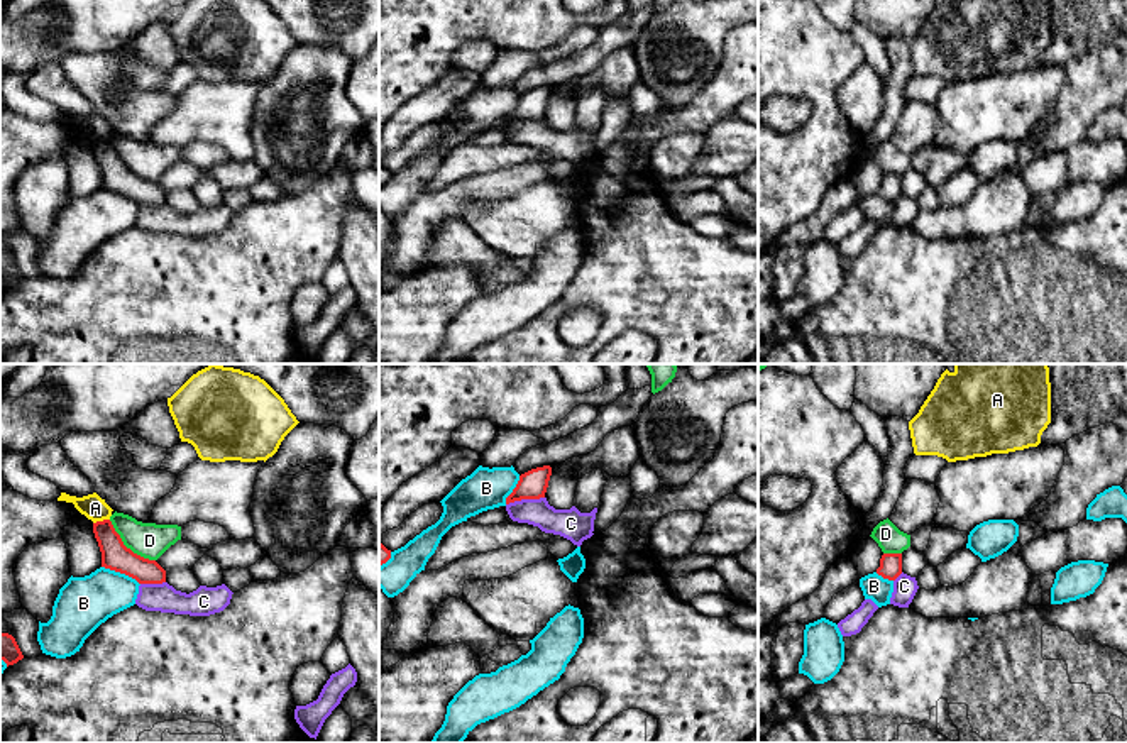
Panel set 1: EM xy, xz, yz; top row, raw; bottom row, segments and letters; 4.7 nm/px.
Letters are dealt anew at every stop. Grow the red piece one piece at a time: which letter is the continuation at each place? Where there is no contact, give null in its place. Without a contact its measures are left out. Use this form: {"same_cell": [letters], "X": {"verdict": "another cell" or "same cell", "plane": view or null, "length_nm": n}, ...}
{"same_cell": [], "A": {"verdict": "another cell", "plane": "xy", "length_nm": 80}, "B": {"verdict": "another cell", "plane": "xy", "length_nm": 200}, "C": {"verdict": "another cell", "plane": "xz", "length_nm": 190}, "D": {"verdict": "another cell", "plane": "xy", "length_nm": 300}}

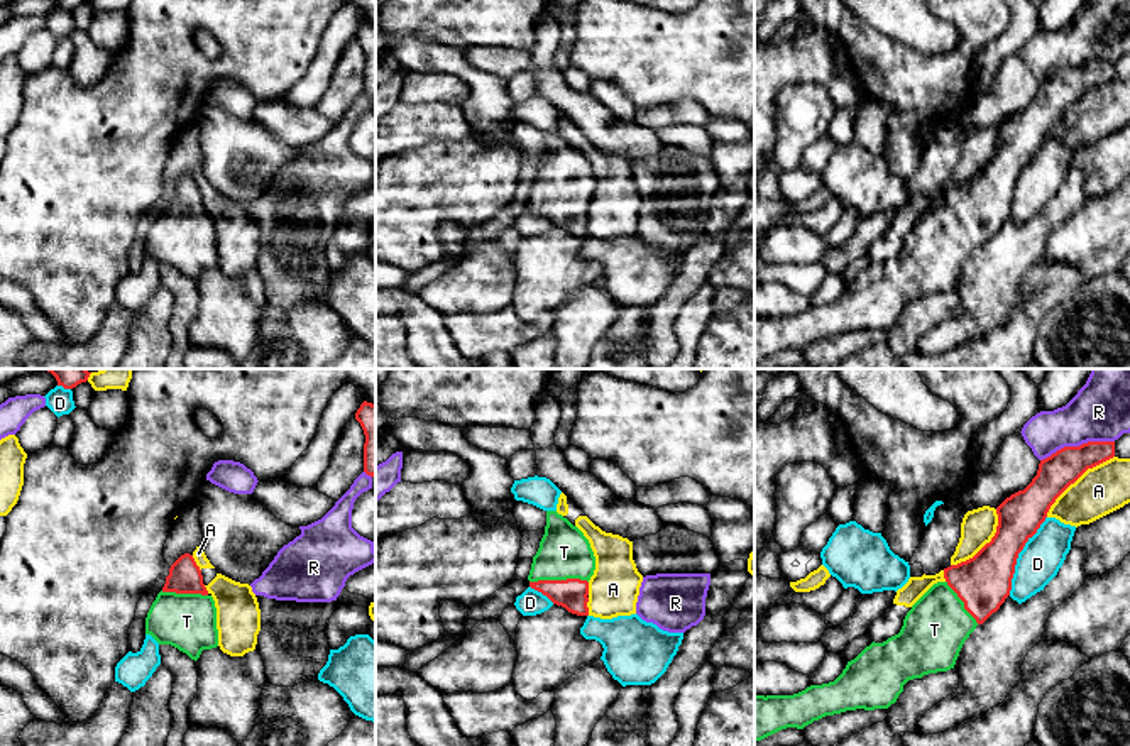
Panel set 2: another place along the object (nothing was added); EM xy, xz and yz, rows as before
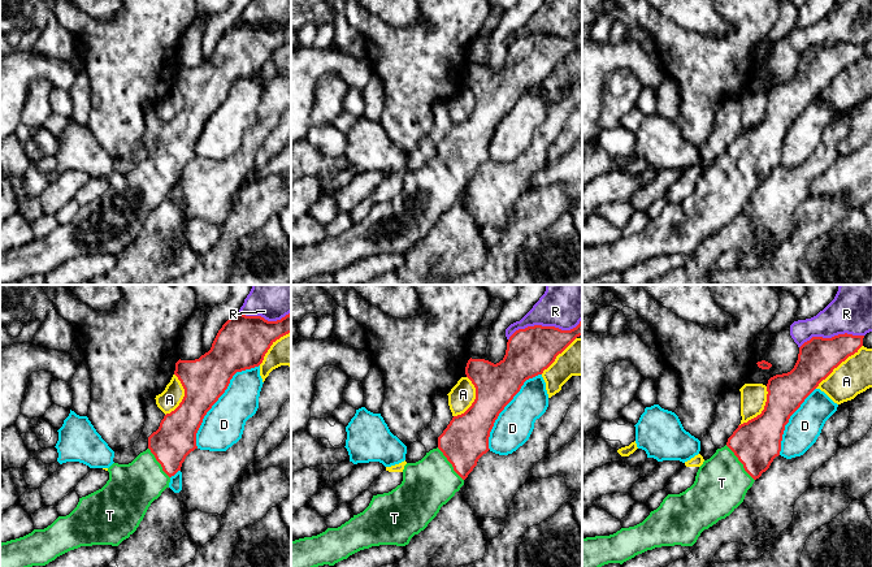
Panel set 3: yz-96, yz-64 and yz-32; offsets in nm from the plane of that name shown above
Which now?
{"same_cell": ["T"], "A": {"verdict": "another cell", "plane": "yz", "length_nm": 440}, "D": {"verdict": "another cell", "plane": "yz", "length_nm": 420}, "R": {"verdict": "another cell", "plane": "yz", "length_nm": 360}, "T": {"verdict": "same cell", "plane": "xz", "length_nm": 280}}

